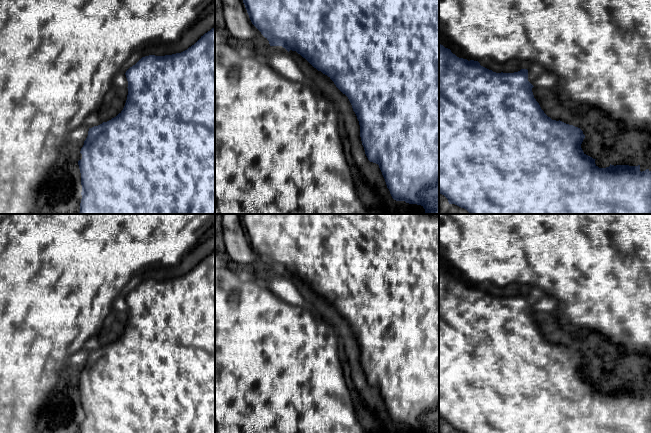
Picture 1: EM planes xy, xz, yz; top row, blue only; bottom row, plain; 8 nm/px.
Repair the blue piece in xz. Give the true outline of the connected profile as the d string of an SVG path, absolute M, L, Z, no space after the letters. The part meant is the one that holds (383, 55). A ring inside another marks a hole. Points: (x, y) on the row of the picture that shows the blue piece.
M243 0L252 24L269 41L270 46L282 46L288 52L296 51L314 68L327 75L336 87L345 94L355 112L360 125L360 137L365 154L370 162L379 165L392 198L409 204L421 205L426 214L439 214L439 0Z

